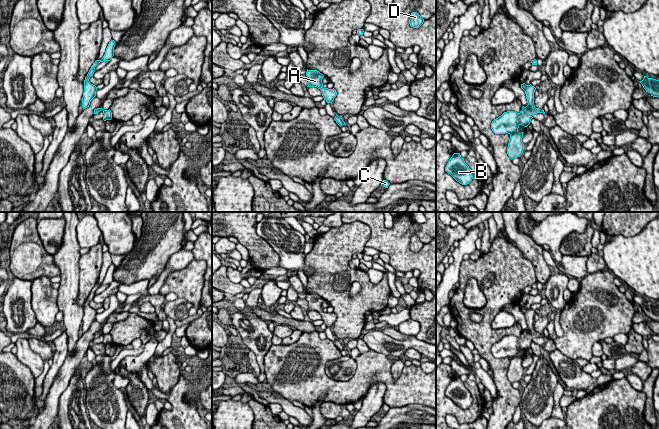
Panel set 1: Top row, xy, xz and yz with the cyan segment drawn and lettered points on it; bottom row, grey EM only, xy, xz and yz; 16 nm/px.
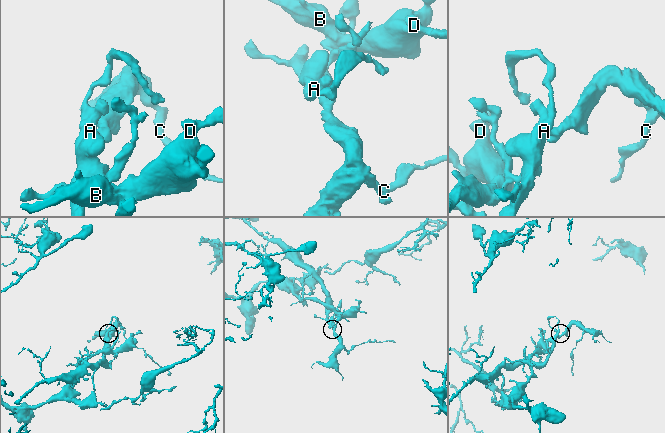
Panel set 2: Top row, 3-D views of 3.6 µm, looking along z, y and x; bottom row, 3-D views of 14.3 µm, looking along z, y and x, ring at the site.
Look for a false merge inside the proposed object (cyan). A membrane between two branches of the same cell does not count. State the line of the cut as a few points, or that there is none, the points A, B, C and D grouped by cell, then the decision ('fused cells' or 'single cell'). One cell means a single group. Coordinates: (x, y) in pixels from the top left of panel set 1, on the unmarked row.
no cut | A B C D | single cell

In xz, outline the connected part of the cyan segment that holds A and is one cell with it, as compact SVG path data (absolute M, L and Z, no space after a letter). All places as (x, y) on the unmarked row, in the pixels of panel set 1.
M307 293L306 300L308 302L308 310L307 311L317 311L318 313L320 313L324 324L327 327L332 328L334 322L337 319L337 316L334 312L328 313L328 312L323 311L322 303L323 303L324 299L321 298L317 294L308 294Z

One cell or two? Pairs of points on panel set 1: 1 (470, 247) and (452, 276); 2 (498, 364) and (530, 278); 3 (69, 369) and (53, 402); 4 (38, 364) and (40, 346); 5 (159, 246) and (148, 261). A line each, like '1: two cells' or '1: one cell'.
1: one cell
2: one cell
3: one cell
4: two cells
5: one cell

